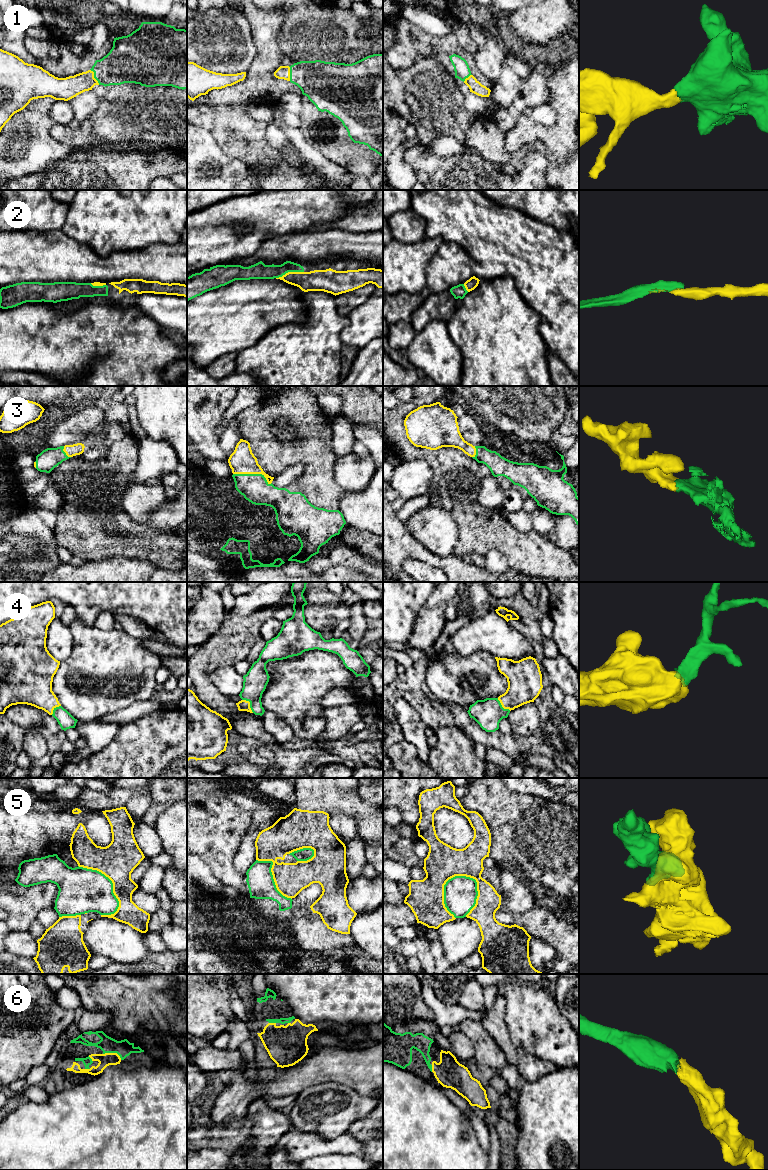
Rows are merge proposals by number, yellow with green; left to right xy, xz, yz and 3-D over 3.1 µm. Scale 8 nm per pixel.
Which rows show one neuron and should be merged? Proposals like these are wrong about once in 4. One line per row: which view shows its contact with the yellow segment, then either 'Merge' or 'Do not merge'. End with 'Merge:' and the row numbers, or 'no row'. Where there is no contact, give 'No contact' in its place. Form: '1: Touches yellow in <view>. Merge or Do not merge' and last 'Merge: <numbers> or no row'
1: Touches yellow in xy. Merge
2: Touches yellow in xz. Merge
3: Touches yellow in xz. Merge
4: Touches yellow in xz. Merge
5: Touches yellow in yz. Do not merge
6: Touches yellow in xy. Merge
Merge: 1, 2, 3, 4, 6

